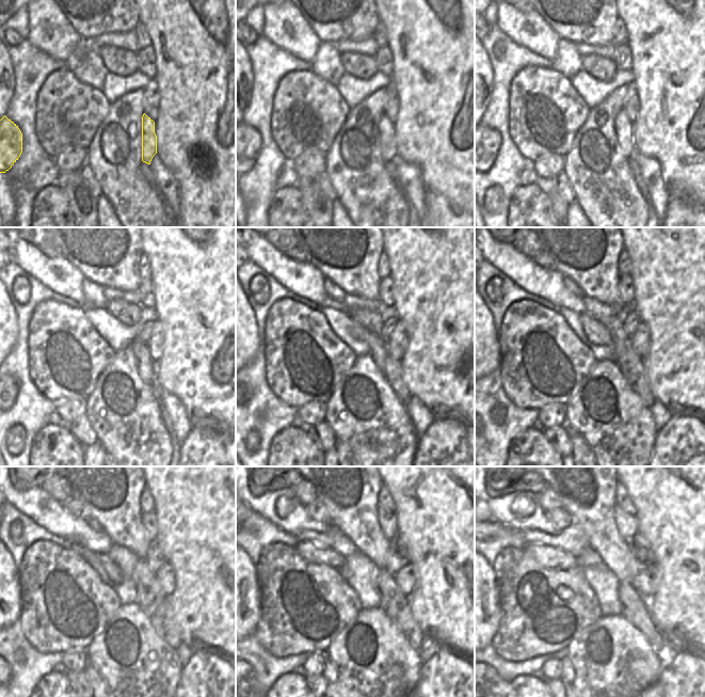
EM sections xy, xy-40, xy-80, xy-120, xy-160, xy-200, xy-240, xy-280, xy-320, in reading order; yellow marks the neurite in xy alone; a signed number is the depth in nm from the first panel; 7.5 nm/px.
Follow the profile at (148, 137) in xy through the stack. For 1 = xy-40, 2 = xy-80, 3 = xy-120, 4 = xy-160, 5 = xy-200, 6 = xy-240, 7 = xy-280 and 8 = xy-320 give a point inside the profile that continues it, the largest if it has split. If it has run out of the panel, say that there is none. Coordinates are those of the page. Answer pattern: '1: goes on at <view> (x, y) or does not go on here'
1: goes on at xy-40 (386, 136)
2: goes on at xy-80 (623, 126)
3: goes on at xy-120 (145, 365)
4: goes on at xy-160 (377, 345)
5: goes on at xy-200 (594, 331)
6: goes on at xy-240 (114, 573)
7: goes on at xy-280 (325, 556)
8: goes on at xy-320 (546, 556)

